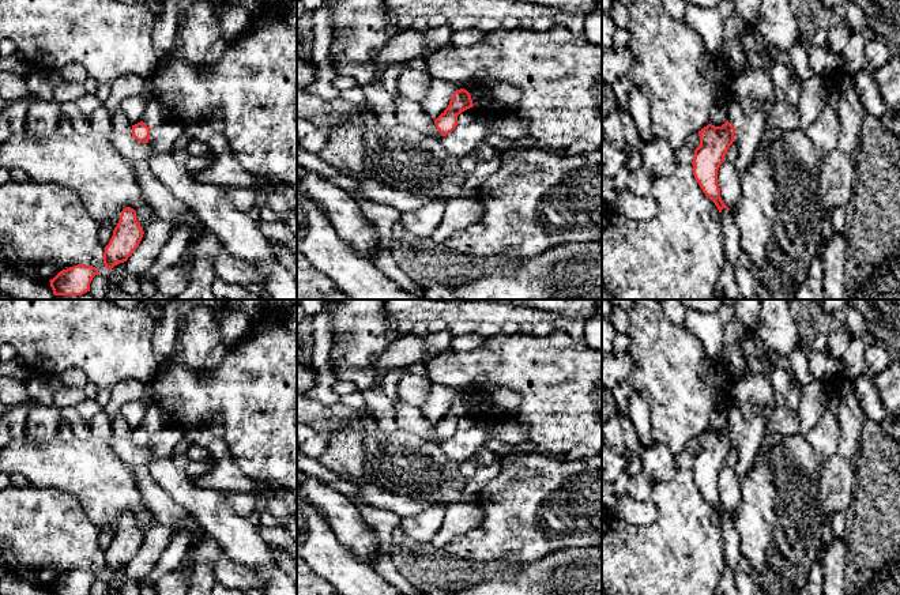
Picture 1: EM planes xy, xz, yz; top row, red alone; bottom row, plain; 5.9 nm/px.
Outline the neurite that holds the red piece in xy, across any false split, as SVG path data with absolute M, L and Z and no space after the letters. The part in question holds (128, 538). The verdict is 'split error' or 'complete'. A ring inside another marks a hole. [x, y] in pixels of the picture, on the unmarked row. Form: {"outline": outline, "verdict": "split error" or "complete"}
{"outline": "M125 512L121 516L120 526L113 535L109 549L105 551L105 572L110 576L114 570L127 566L139 551L143 539L143 532L136 524L136 516Z", "verdict": "complete"}

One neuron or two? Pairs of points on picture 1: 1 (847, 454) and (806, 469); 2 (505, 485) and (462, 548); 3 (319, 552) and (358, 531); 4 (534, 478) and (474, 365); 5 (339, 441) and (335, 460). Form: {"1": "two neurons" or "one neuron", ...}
{"1": "two neurons", "2": "one neuron", "3": "two neurons", "4": "two neurons", "5": "one neuron"}

